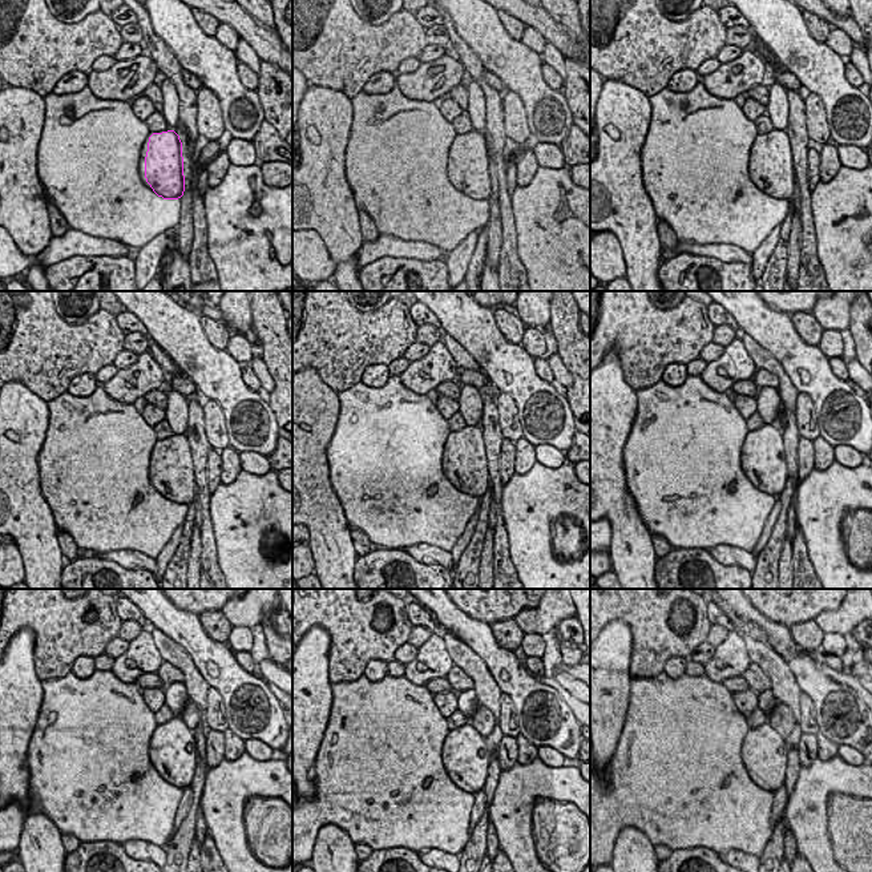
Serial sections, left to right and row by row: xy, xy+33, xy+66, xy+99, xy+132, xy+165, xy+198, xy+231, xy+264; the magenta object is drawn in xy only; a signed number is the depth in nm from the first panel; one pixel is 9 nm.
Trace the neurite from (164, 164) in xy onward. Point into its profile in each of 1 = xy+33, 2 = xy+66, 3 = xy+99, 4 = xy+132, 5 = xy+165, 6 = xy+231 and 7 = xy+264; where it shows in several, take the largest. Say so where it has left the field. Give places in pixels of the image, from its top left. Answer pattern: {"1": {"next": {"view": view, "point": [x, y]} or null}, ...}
{"1": {"next": {"view": "xy+33", "point": [468, 164]}}, "2": {"next": {"view": "xy+66", "point": [770, 172]}}, "3": {"next": {"view": "xy+99", "point": [172, 467]}}, "4": {"next": {"view": "xy+132", "point": [465, 456]}}, "5": {"next": {"view": "xy+165", "point": [763, 452]}}, "6": {"next": {"view": "xy+231", "point": [467, 758]}}, "7": {"next": {"view": "xy+264", "point": [764, 754]}}}

